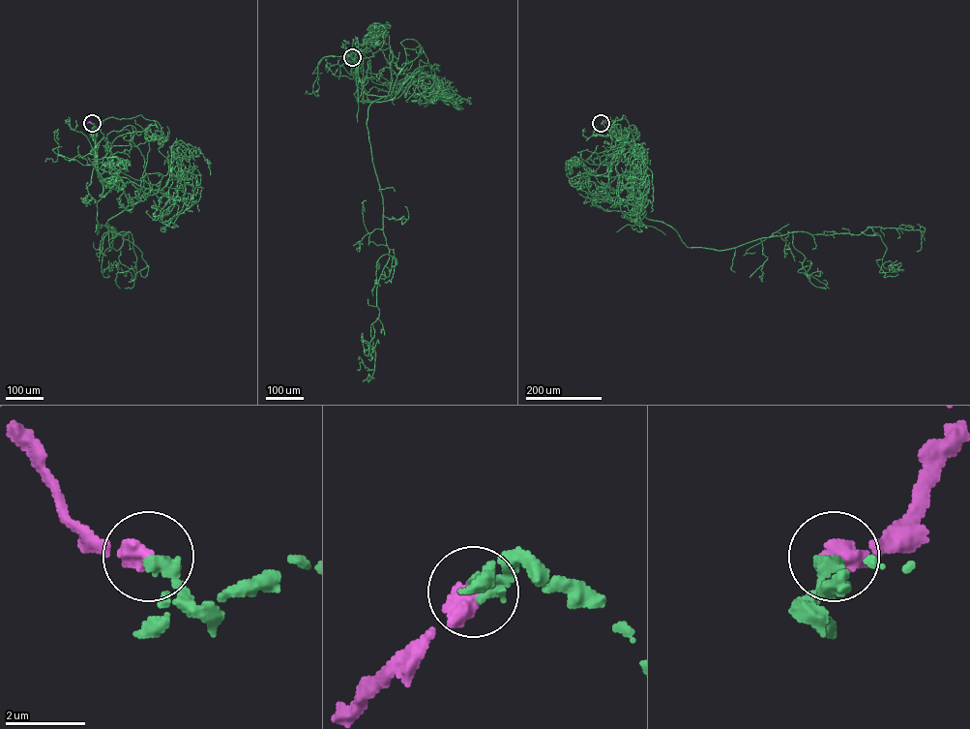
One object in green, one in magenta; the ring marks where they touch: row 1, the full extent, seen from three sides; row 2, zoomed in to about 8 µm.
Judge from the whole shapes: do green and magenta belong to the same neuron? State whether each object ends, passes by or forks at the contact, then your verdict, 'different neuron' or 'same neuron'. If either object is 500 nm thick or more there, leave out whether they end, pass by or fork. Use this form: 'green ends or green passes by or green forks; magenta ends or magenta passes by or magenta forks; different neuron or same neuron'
same neuron

